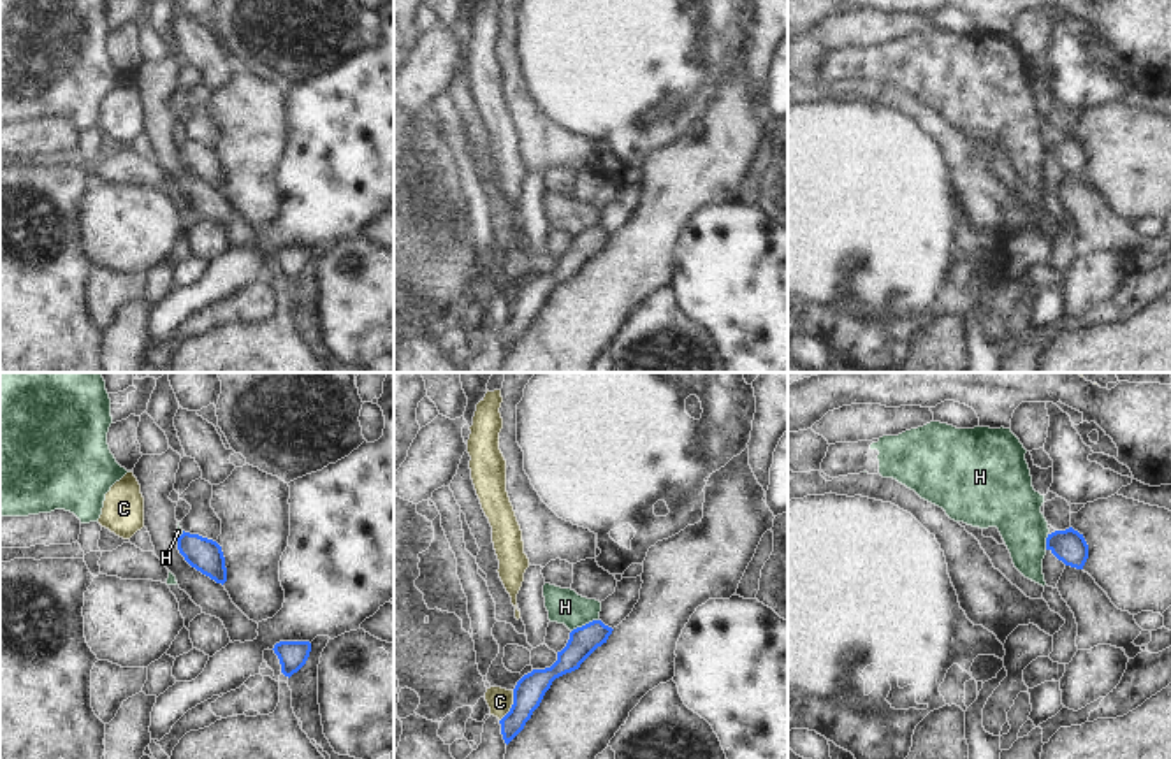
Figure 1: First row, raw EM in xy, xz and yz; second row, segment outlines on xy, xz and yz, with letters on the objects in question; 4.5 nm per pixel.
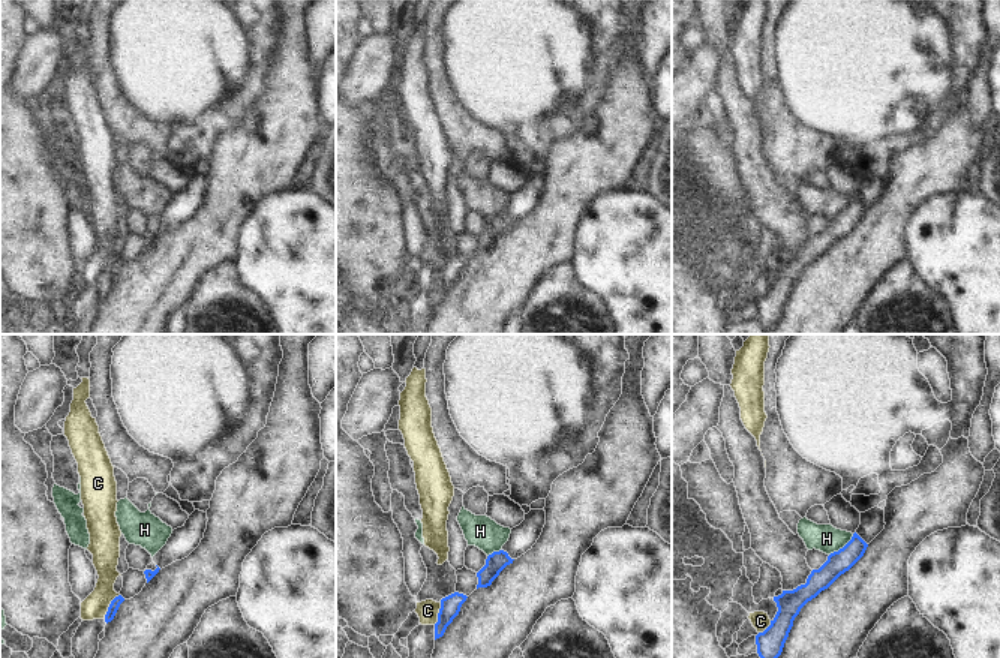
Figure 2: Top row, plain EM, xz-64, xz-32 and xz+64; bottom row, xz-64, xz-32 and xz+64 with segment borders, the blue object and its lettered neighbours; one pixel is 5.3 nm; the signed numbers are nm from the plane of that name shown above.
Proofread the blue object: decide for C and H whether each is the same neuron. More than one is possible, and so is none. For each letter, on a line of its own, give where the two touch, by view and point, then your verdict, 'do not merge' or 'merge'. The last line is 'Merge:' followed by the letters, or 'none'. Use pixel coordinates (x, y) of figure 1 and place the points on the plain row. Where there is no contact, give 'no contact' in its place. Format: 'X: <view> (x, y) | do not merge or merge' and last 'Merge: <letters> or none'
C: xz (512, 313) | do not merge
H: xz (586, 231) | do not merge
Merge: none

